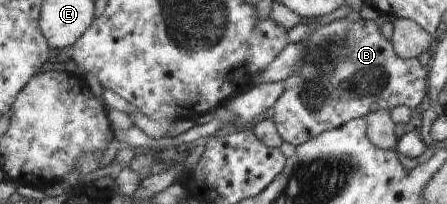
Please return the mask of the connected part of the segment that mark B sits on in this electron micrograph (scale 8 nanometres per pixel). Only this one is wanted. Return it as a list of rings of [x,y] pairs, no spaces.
[[[343,17],[325,25],[317,25],[305,37],[302,43],[307,49],[307,57],[299,69],[295,69],[293,75],[285,80],[285,93],[273,105],[273,123],[287,143],[297,147],[323,132],[340,128],[349,120],[364,118],[371,111],[373,103],[377,103],[377,109],[387,109],[390,112],[399,105],[412,109],[423,101],[427,93],[427,71],[421,67],[419,59],[405,59],[393,53],[391,40],[387,41],[381,32],[379,23],[373,23],[373,20],[361,18],[351,21]]]

